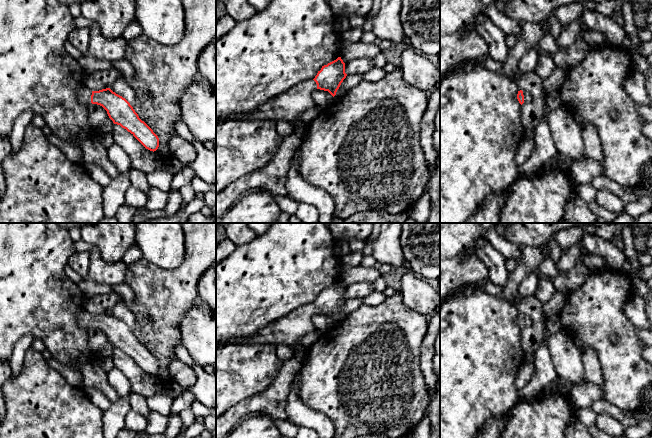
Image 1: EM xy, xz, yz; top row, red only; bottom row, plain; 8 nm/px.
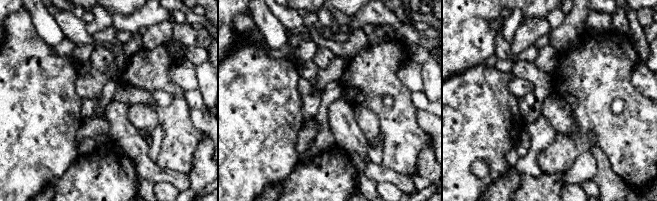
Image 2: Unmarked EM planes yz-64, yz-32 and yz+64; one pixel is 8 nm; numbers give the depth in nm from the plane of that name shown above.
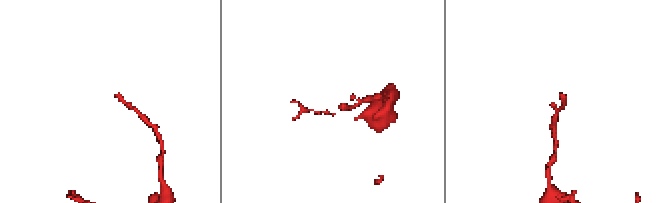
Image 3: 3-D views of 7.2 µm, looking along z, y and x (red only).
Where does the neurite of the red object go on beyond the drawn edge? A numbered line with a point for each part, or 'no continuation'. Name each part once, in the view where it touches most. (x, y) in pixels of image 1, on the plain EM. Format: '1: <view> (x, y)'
1: yz (528, 321)

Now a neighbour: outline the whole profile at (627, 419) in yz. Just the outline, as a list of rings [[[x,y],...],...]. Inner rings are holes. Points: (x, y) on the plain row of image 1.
[[[595,400],[590,406],[590,409],[597,415],[609,415],[620,422],[624,428],[630,427],[637,423],[635,414],[622,410],[606,400]]]

